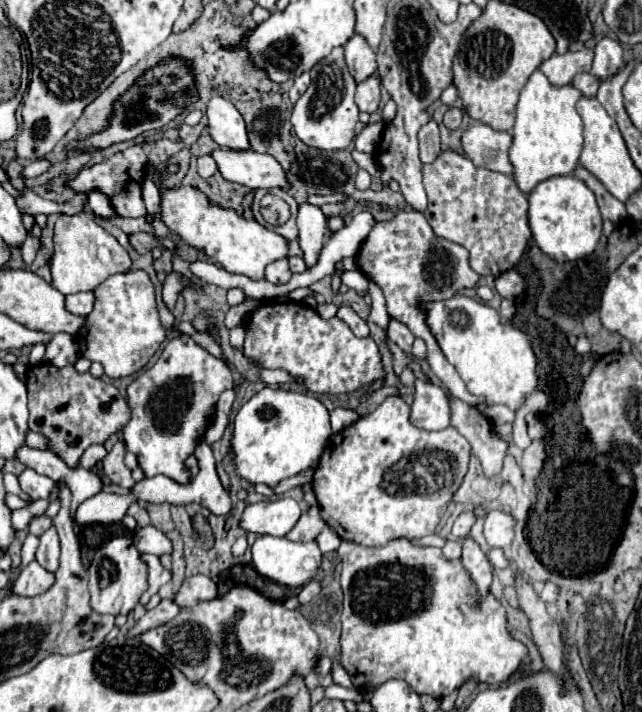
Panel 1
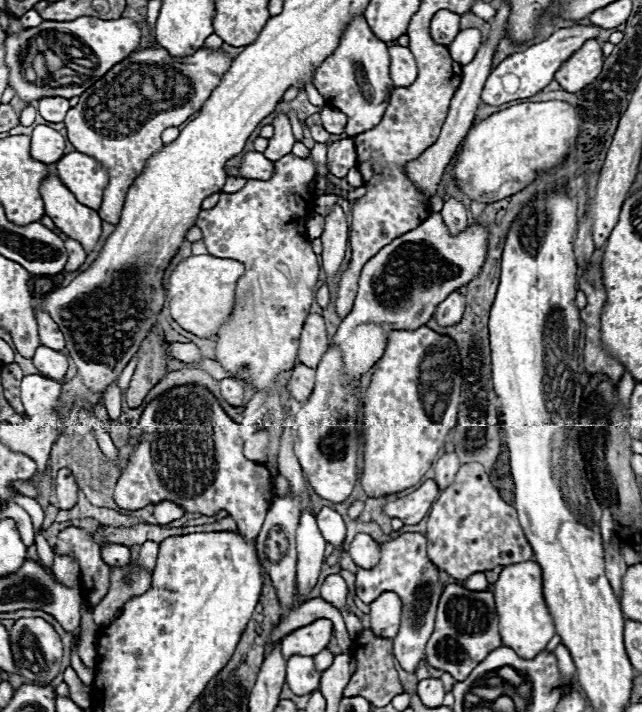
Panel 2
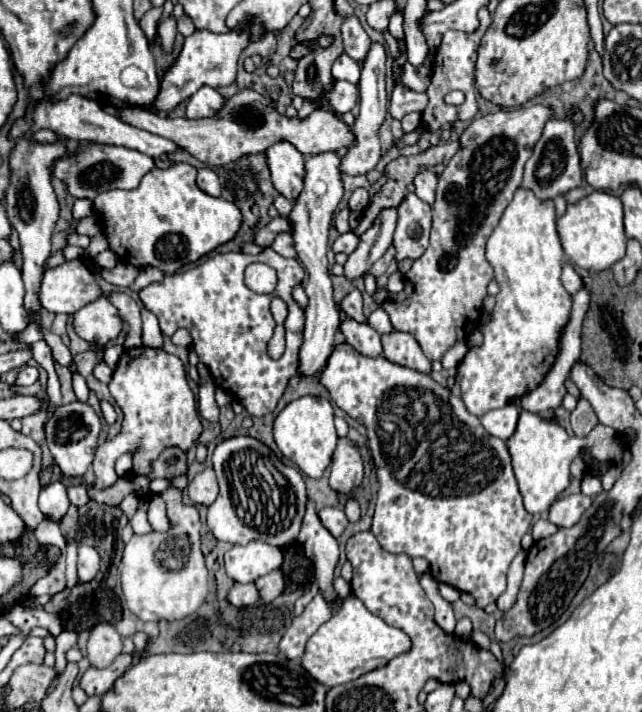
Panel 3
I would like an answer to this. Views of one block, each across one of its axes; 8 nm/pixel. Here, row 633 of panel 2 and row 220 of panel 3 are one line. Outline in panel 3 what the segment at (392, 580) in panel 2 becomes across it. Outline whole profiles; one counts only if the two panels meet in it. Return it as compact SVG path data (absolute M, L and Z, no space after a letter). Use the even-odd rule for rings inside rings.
M408 194L400 204L400 218L398 218L398 226L394 232L396 262L402 262L404 258L410 258L410 260L420 258L424 250L428 248L430 228L432 228L432 208L426 202L422 202L416 194Z

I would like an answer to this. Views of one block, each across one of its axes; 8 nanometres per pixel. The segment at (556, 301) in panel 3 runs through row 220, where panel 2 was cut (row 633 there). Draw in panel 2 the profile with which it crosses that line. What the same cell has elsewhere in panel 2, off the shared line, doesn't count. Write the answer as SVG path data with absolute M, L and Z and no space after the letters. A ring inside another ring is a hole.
M520 562L504 566L494 586L496 612L500 618L502 646L512 648L520 658L530 660L540 654L556 634L552 614L542 596L542 570L536 562Z

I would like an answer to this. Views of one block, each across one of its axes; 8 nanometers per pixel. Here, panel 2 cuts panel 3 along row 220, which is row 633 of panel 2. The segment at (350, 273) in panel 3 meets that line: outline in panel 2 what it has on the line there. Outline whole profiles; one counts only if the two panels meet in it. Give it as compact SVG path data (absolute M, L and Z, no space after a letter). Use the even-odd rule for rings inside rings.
M394 592L380 594L370 602L370 630L382 638L394 638L400 628L400 598Z

